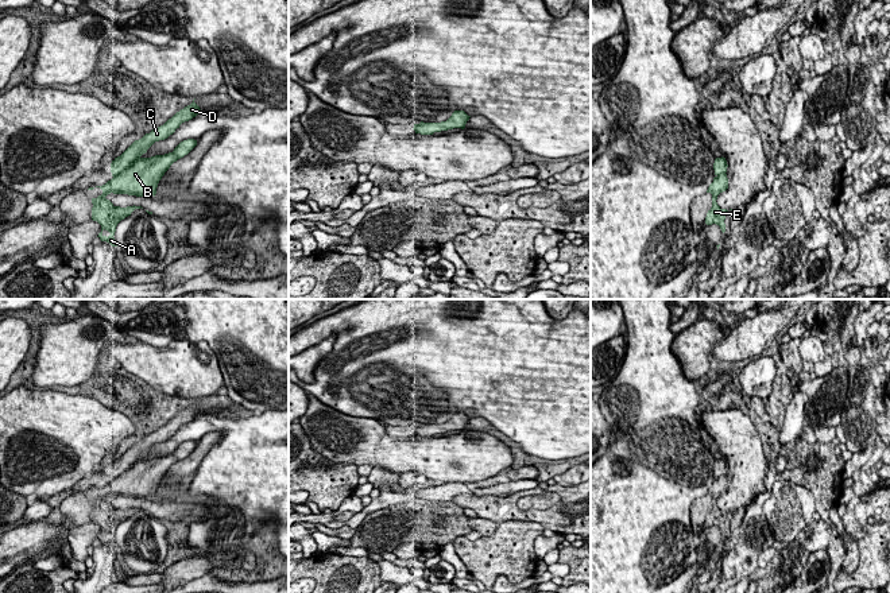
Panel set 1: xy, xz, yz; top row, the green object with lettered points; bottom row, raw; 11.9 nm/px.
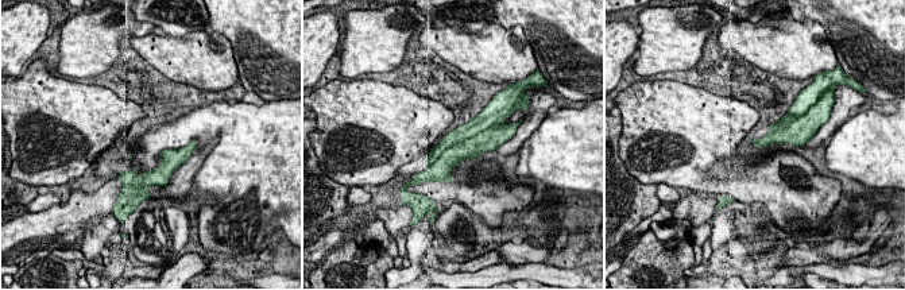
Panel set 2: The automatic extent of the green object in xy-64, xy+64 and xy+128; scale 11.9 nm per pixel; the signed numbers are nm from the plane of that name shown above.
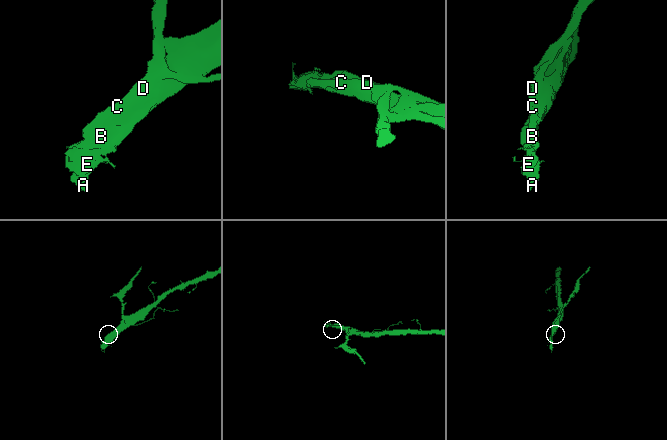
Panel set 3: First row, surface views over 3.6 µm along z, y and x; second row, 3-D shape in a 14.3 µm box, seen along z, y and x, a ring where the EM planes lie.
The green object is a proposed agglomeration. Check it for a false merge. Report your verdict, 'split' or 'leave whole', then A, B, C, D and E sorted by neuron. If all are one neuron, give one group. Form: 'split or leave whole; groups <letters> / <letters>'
split; groups A B E / C D

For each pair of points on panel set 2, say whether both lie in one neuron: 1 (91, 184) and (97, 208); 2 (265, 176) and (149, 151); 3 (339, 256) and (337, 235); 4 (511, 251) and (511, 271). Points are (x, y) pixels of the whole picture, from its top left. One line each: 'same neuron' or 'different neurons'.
1: different neurons
2: same neuron
3: different neurons
4: different neurons

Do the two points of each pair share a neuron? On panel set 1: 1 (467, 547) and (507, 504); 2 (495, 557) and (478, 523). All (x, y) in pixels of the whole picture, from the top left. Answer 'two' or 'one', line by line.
1: two
2: two

